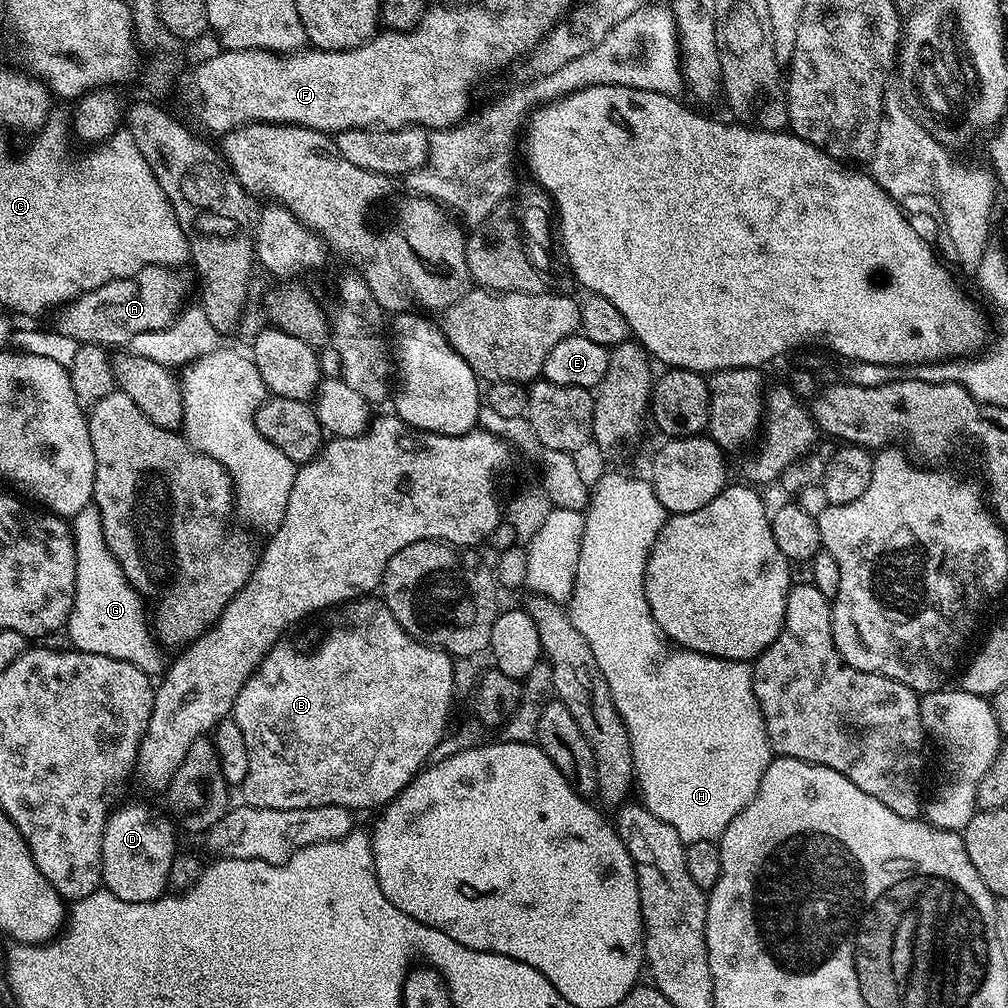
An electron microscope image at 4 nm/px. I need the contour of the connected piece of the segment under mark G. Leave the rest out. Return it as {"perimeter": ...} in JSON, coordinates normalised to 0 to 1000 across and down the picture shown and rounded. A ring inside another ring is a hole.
{"perimeter":[[[94,499],[86,500],[76,512],[70,513],[69,519],[75,543],[73,601],[65,620],[66,626],[71,626],[70,642],[129,657],[149,673],[158,672],[165,663],[164,648],[153,634],[144,596],[123,572],[121,562],[105,542]]]}

